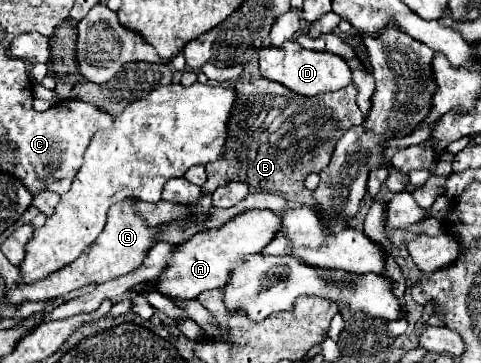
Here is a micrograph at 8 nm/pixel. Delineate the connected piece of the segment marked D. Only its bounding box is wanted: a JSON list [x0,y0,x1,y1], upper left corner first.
[260,40,352,96]

